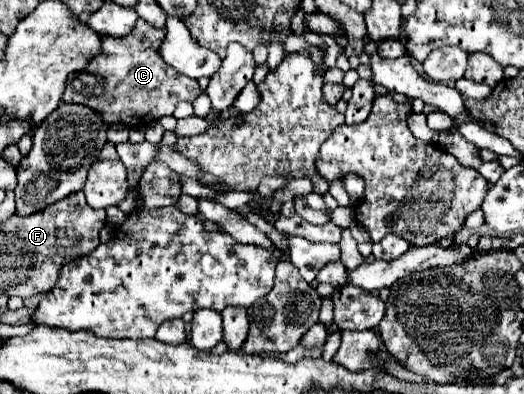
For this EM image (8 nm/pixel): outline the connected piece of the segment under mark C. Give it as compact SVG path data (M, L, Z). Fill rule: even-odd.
M139 19L133 31L123 37L103 35L101 55L93 57L83 71L71 75L63 101L87 105L101 111L109 125L121 123L127 127L145 127L163 115L173 115L179 101L195 101L201 95L199 83L189 77L177 77L161 55L157 55L163 37L165 29L149 27L143 19ZM169 71L173 71L173 75L169 75Z

